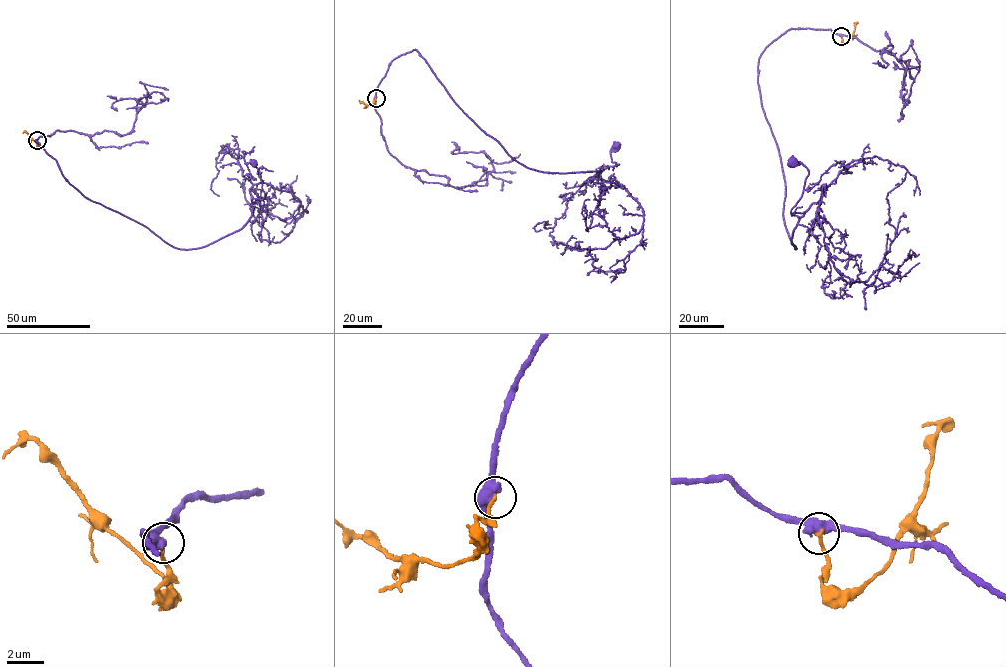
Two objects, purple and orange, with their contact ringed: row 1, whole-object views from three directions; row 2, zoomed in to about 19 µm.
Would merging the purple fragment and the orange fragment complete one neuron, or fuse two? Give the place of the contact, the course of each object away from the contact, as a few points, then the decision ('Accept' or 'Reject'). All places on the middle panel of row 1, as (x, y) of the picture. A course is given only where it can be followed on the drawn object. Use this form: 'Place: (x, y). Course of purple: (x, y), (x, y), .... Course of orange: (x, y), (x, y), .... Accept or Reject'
Place: (376, 98). Course of purple: (375, 98), (388, 65), (416, 50), (461, 109), (528, 167), (600, 173), (619, 164), (610, 152), (617, 145). Course of orange: (375, 98), (370, 105), (358, 100). Reject

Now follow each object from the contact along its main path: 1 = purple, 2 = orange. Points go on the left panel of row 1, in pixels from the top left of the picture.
1: (37, 140), (84, 196), (186, 249), (246, 222), (252, 196), (264, 196), (254, 164)
2: (37, 140), (38, 144), (25, 131), (22, 133)

